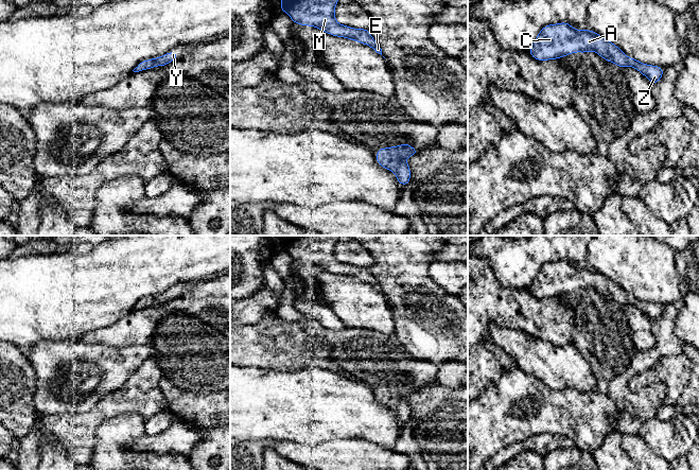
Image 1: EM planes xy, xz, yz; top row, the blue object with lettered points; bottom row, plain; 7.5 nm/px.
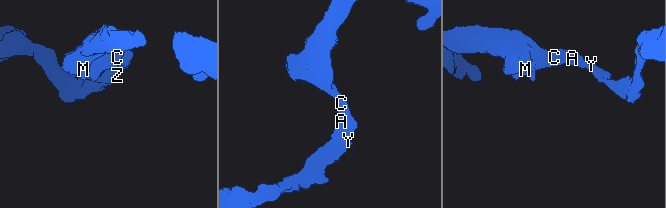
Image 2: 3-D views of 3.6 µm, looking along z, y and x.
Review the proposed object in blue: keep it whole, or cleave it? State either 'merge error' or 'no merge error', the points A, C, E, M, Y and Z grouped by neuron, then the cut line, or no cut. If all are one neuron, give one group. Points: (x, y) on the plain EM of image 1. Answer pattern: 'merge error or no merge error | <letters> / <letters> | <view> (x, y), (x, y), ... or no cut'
no merge error | A C E M Y Z | no cut

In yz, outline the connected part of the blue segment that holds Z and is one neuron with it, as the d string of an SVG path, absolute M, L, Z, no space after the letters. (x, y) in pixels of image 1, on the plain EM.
M566 260L544 264L528 288L537 298L557 297L575 290L589 289L595 289L604 297L621 306L627 303L635 306L650 318L652 324L663 314L662 304L640 300L627 294L613 280L599 272L591 267L578 268Z

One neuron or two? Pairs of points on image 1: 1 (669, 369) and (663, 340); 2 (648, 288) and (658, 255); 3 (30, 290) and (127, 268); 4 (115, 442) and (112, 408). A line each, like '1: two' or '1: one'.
1: two
2: one
3: one
4: two

